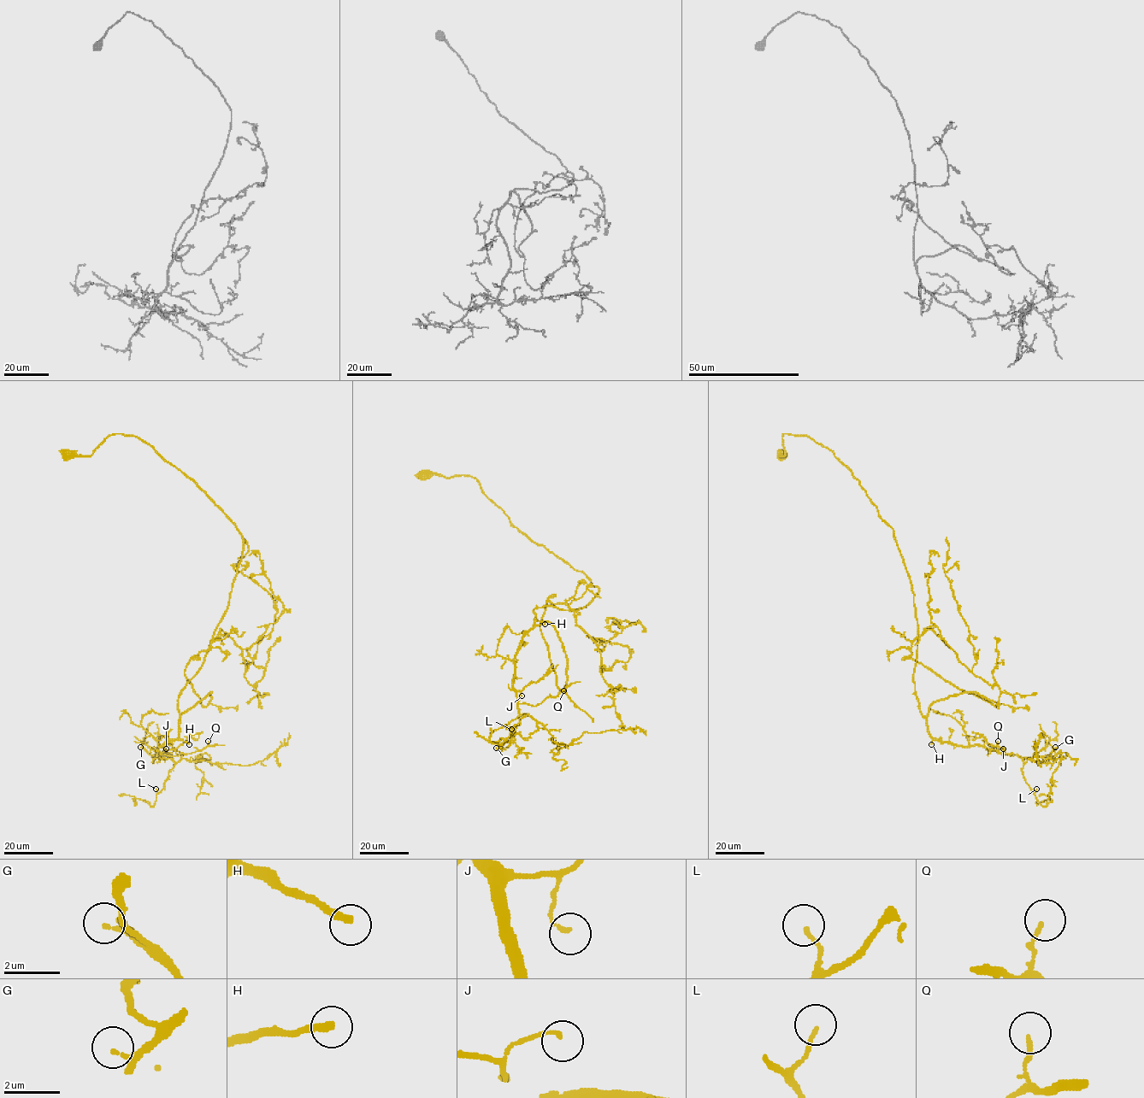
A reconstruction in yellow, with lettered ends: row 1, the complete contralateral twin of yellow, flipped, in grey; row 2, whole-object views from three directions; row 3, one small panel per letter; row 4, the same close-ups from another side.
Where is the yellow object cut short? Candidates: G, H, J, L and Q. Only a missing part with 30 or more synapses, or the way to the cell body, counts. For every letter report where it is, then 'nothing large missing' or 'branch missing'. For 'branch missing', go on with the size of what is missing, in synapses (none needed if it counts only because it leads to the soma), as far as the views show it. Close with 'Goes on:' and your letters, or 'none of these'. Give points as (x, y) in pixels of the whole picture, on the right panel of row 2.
G: (1055, 747) | branch missing | 100 syn
H: (931, 744) | branch missing | 120 syn
J: (1003, 748) | nothing large missing
L: (1036, 789) | nothing large missing
Q: (998, 741) | nothing large missing
Goes on: G, H

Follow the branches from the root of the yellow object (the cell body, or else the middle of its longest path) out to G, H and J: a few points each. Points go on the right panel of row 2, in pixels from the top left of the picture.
G: (781, 454), (784, 434), (830, 449), (893, 529), (914, 594), (913, 682), (928, 732), (1023, 757), (1055, 747)
H: (781, 454), (785, 455), (784, 434), (805, 435), (830, 449), (893, 529), (914, 594), (915, 694), (931, 744)
J: (781, 454), (784, 434), (830, 449), (893, 529), (914, 594), (913, 682), (928, 732), (958, 746), (1003, 748)

